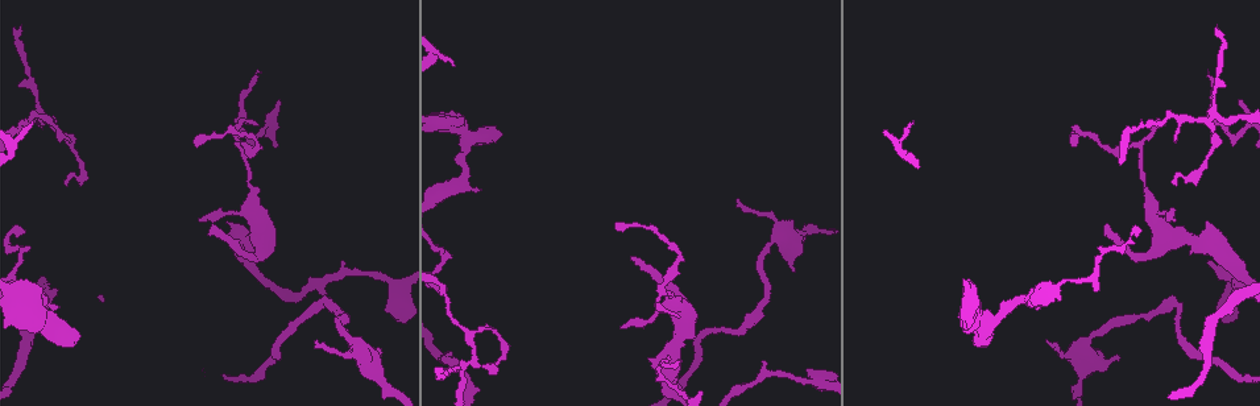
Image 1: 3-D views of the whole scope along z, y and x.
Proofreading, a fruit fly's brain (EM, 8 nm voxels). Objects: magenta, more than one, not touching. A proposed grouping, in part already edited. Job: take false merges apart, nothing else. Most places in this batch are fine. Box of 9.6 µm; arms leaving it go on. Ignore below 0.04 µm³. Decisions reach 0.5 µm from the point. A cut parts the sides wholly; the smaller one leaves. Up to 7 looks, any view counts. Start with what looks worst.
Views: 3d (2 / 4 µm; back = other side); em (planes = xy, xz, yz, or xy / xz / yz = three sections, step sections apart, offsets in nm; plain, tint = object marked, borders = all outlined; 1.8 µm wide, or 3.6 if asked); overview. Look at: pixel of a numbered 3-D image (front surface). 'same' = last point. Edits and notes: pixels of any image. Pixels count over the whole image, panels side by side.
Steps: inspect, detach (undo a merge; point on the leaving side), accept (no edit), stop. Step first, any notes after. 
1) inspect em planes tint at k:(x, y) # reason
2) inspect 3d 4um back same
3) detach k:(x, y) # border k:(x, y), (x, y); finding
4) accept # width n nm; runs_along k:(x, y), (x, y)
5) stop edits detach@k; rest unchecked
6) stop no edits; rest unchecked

inspect 3d 4um at 1:(1207, 119) # abrupt turn

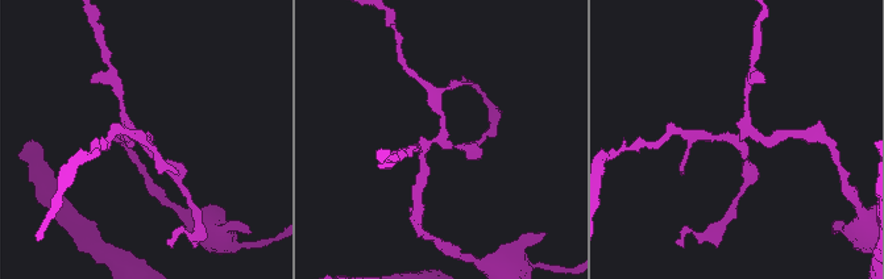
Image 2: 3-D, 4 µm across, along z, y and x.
inspect em yz step 16 tint at 2:(735, 136)

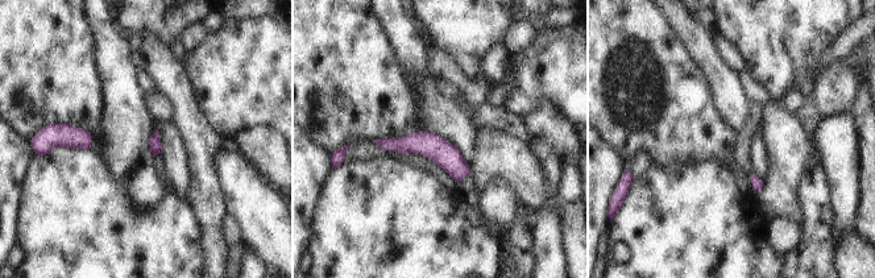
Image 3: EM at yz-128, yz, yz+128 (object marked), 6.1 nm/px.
inspect em planes tint same

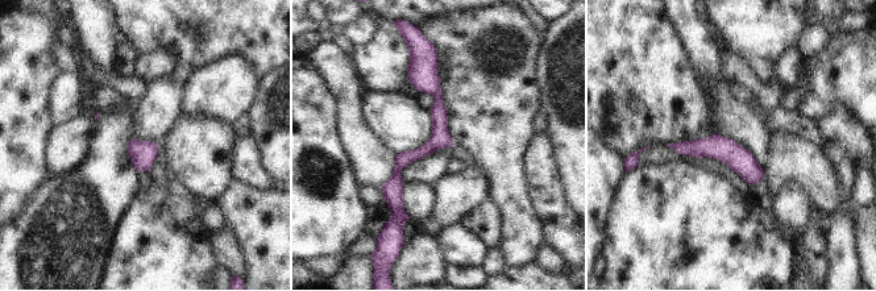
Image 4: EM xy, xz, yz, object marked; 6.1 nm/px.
accept # width 120 nm; runs_along 4:(432, 65), (438, 137), (397, 170), (401, 212); one neuron here

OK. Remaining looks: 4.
inspect 3d 4um at 1:(46, 323)

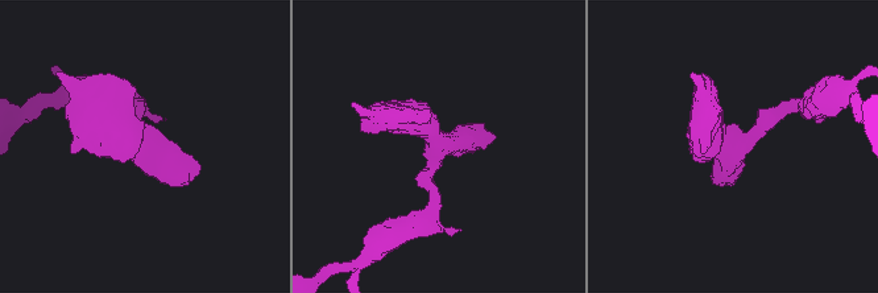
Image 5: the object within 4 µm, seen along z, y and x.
inspect em xy step 16 tint at 5:(141, 144) # need the tissue

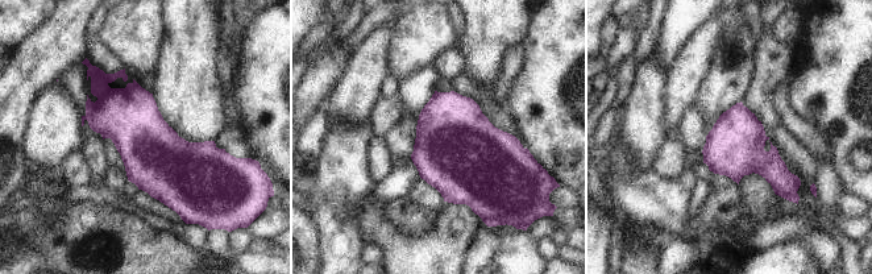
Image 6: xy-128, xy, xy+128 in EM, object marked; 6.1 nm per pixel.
inspect em planes tint same # cut it another way

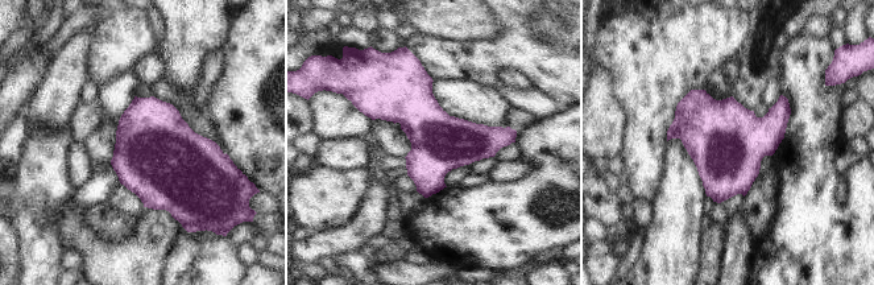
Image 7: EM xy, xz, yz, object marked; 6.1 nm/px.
accept # one neuron here

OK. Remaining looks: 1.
inspect em 3.6um planes tint at 1:(1224, 253) # arms part here

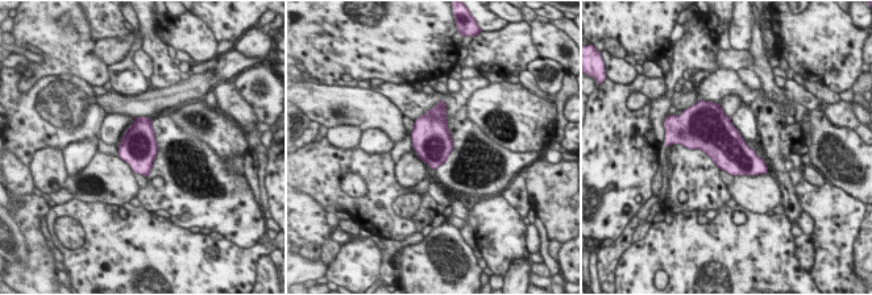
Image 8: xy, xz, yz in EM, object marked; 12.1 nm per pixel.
accept # all the same neuron

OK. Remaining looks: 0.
stop no edits; rest unchecked

